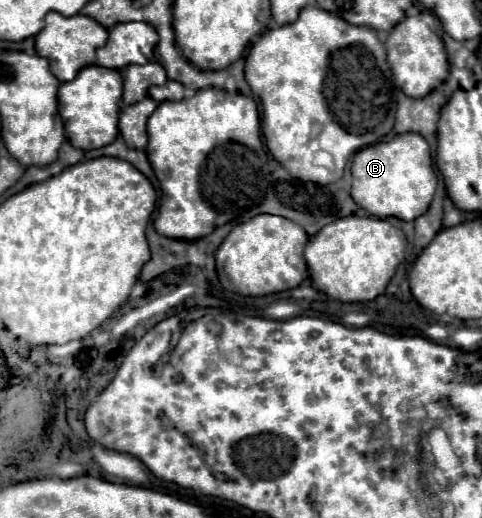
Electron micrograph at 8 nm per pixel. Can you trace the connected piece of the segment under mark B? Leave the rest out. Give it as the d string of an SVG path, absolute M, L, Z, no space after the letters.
M407 133L395 135L391 141L381 141L371 147L363 147L355 153L351 163L353 185L351 197L373 217L397 217L413 221L427 213L437 187L437 175L433 169L431 149L421 135Z

